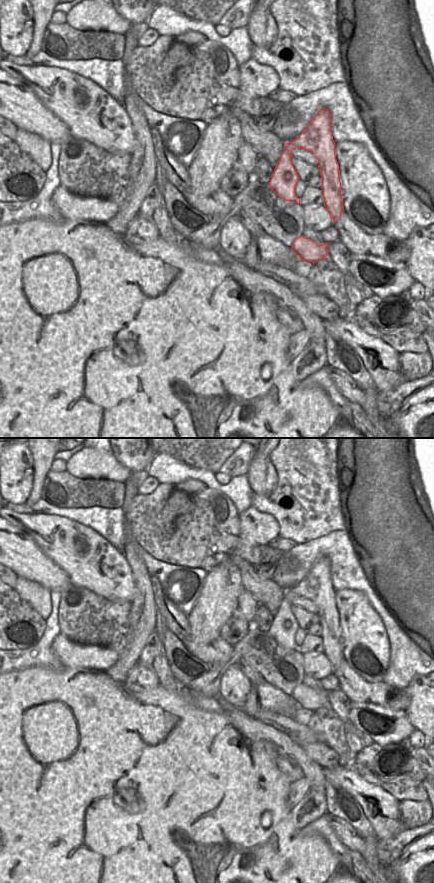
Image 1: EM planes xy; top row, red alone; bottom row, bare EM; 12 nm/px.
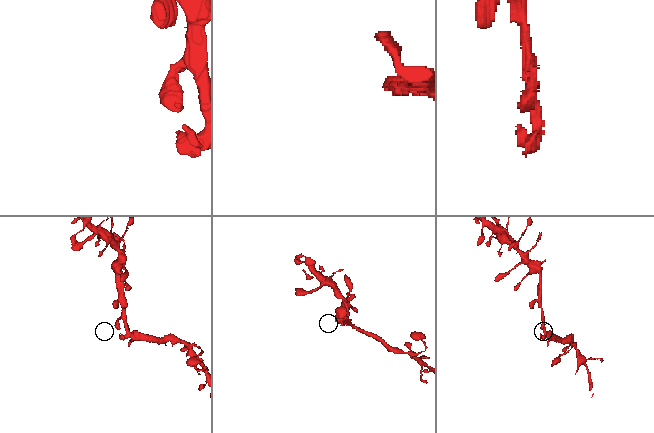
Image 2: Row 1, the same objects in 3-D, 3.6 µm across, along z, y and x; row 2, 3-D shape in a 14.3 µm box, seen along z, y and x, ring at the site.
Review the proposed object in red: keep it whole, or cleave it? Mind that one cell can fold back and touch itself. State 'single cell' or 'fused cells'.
single cell

